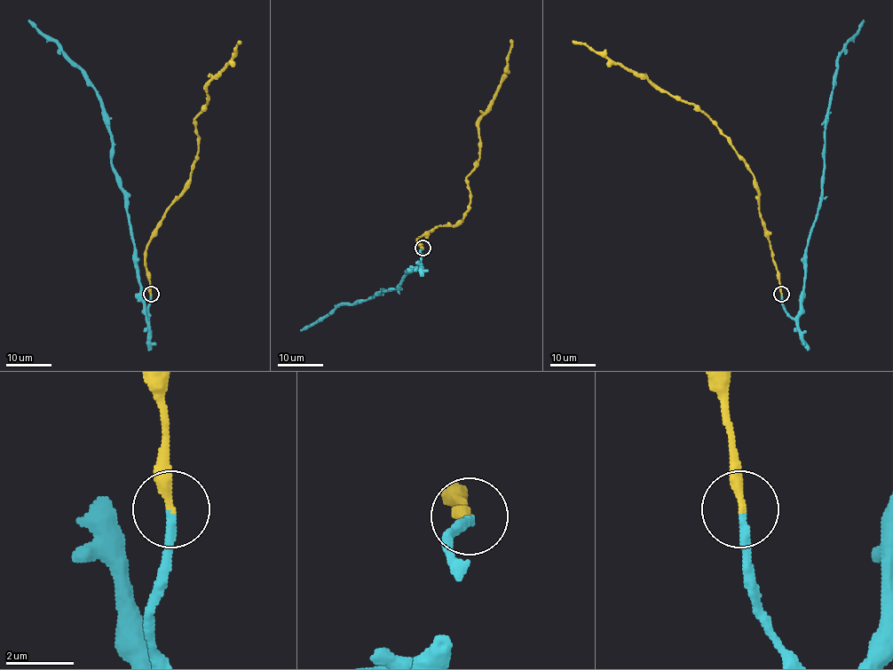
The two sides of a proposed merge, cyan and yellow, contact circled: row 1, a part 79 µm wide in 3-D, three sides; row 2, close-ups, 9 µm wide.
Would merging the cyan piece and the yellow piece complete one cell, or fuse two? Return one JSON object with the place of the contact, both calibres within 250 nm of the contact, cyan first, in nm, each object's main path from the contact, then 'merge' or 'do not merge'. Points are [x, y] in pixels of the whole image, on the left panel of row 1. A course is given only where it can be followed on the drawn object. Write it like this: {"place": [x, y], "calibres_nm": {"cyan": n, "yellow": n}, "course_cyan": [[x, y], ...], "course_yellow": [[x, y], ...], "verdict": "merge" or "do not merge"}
{"place": [151, 294], "calibres_nm": {"cyan": 240, "yellow": 280}, "course_cyan": [[151, 294], [148, 318], [144, 310], [124, 194], [112, 165], [110, 122], [101, 98], [88, 77], [28, 19]], "course_yellow": [[151, 294], [146, 245], [188, 179], [198, 152], [194, 119], [207, 104], [206, 86], [233, 58], [239, 40]], "verdict": "merge"}

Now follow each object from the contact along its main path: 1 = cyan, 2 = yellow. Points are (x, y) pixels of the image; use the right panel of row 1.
1: (781, 294), (784, 309), (794, 318), (804, 285), (805, 248), (821, 194), (825, 122), (838, 54), (863, 19)
2: (781, 294), (760, 211), (760, 193), (730, 142), (693, 104), (676, 99), (572, 40)

